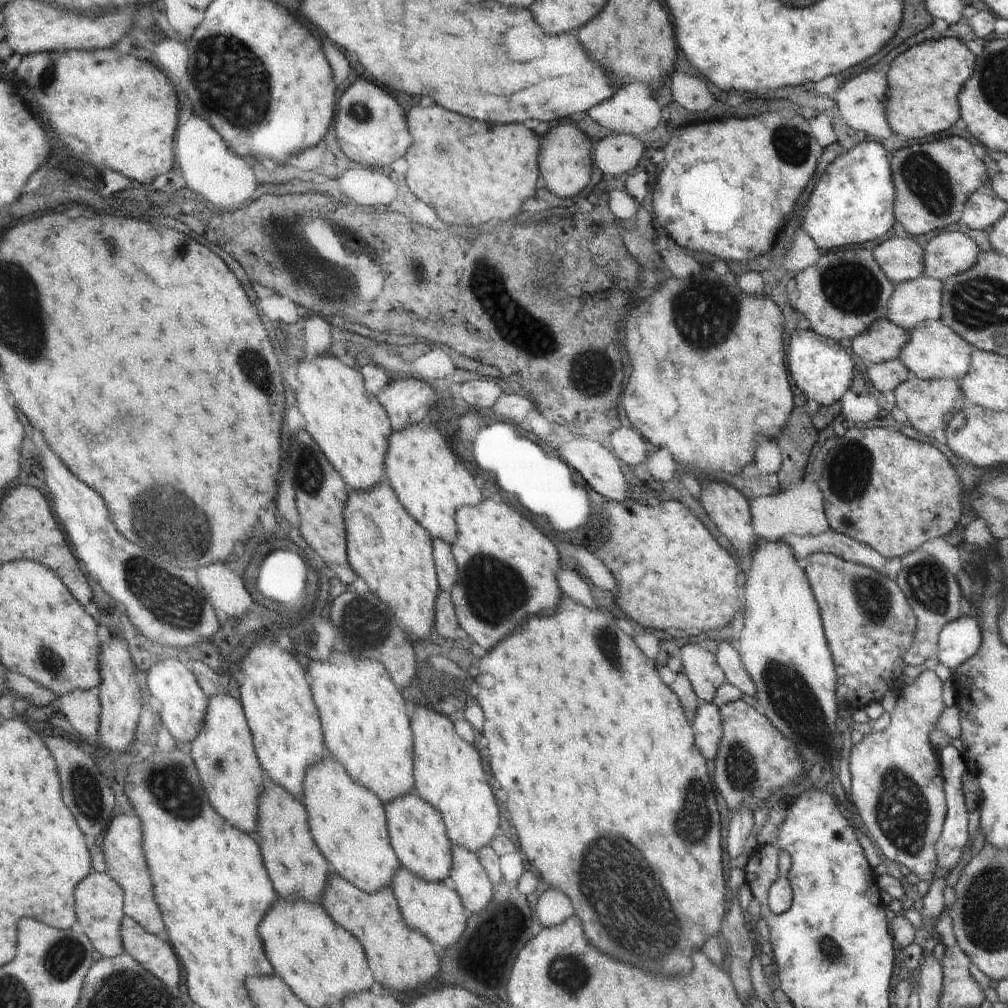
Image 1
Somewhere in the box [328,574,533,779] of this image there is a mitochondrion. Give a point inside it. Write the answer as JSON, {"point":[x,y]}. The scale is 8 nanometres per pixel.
{"point":[361,616]}

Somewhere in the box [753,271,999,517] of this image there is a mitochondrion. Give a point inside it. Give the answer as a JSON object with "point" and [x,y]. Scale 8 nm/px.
{"point":[851,466]}

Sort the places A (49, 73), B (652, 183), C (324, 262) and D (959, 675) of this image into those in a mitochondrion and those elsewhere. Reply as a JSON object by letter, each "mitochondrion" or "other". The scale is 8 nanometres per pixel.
{"A":"mitochondrion","B":"other","C":"other","D":"other"}

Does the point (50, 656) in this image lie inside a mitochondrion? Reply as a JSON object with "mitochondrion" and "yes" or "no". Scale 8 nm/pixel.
{"mitochondrion":"yes"}

